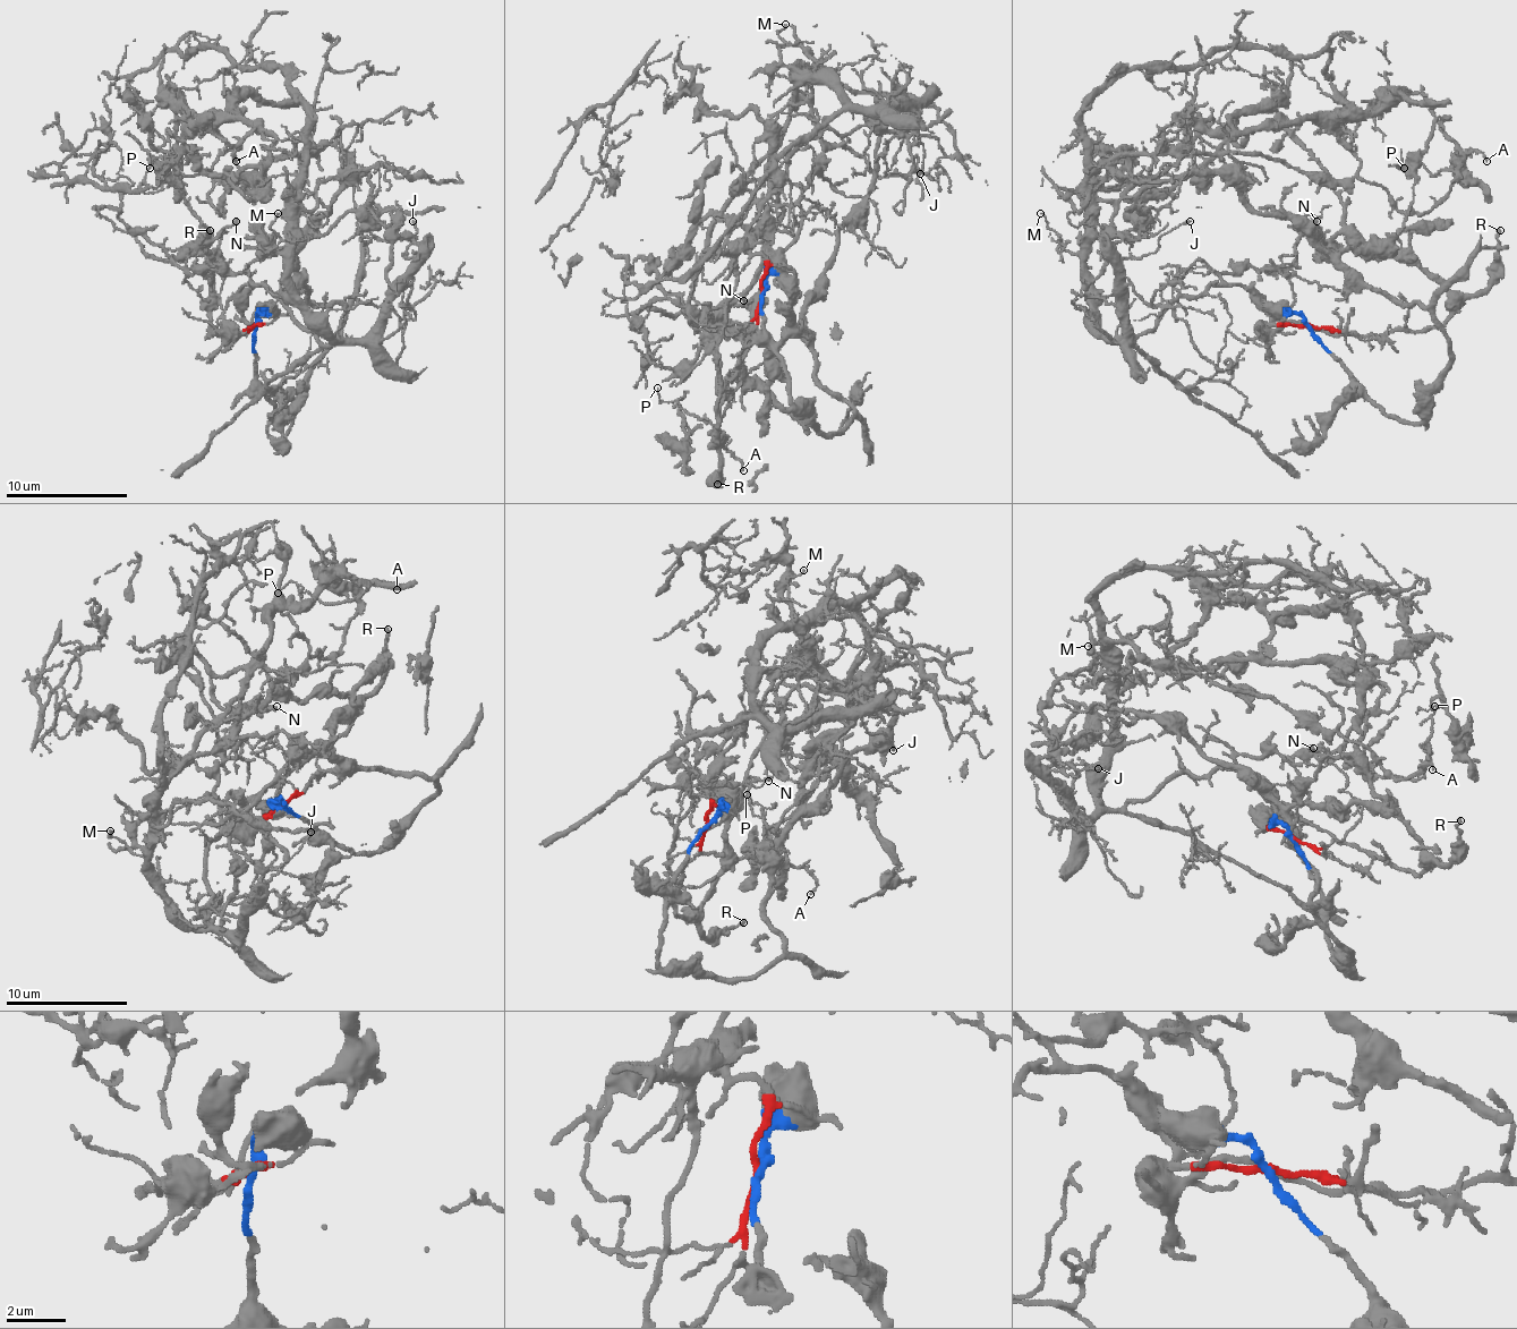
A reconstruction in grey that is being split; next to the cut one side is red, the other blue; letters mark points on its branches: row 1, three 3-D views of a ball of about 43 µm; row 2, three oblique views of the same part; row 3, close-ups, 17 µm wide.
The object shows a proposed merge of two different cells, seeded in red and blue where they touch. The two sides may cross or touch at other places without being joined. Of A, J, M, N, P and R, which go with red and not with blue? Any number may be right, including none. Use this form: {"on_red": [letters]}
{"on_red": ["A", "J", "M", "N", "P", "R"]}

